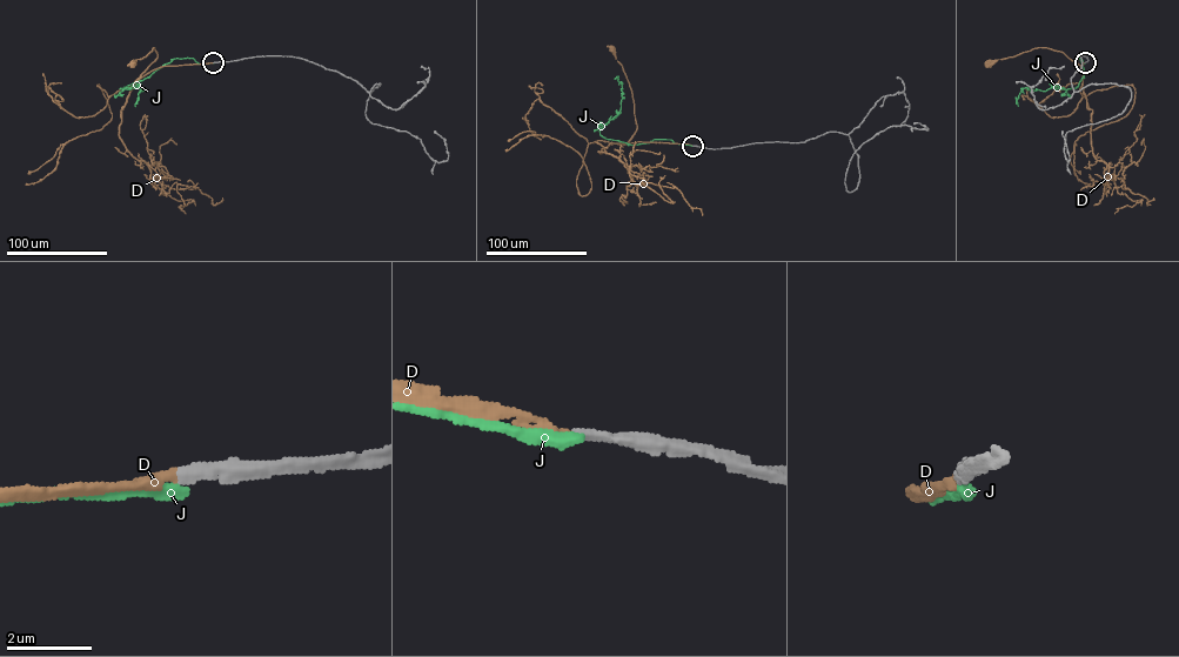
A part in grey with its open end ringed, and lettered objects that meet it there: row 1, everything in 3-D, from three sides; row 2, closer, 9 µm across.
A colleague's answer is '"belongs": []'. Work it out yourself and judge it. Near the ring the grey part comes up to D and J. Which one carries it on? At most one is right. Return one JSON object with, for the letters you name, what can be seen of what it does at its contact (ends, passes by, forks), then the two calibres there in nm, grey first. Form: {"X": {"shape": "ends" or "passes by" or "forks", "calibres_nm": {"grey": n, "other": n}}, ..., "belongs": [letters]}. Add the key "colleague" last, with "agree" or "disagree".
{"D": {"shape": "ends", "calibres_nm": {"grey": 280, "other": 240}}, "belongs": ["D"], "colleague": "disagree"}

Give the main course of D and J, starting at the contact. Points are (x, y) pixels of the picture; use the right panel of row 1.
D: (1085, 62), (1080, 66), (1083, 82), (1083, 68), (1063, 53), (1045, 47), (987, 64)
J: (1085, 62), (1078, 58), (1084, 75), (1076, 87), (1065, 89), (1053, 86), (1045, 91), (1022, 87), (1018, 106)

